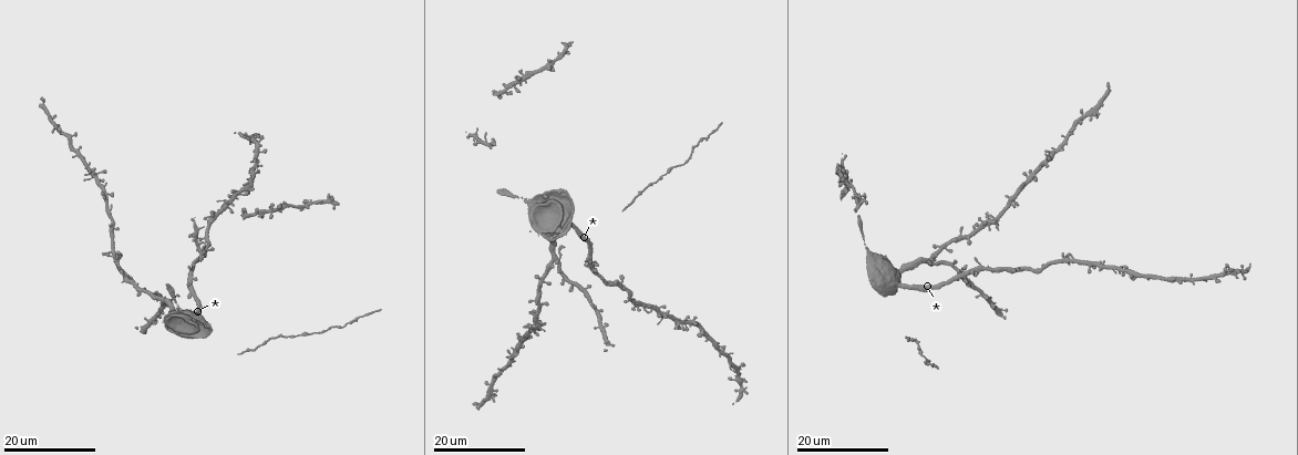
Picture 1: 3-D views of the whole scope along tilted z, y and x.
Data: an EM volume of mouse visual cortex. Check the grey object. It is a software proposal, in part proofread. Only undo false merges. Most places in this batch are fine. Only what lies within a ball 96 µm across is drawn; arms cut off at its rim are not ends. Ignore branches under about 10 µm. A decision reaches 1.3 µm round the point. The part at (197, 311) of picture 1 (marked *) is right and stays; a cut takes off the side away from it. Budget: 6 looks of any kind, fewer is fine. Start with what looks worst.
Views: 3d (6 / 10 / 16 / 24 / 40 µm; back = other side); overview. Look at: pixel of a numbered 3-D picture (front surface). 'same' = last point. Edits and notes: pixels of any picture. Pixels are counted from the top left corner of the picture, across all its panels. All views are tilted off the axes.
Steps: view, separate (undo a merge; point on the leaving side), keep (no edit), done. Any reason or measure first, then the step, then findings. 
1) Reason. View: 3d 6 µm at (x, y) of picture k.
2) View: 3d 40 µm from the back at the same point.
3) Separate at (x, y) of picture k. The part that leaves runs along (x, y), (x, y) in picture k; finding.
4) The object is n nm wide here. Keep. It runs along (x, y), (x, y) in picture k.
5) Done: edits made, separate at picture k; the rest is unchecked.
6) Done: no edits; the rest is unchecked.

Sudden change in width. View: 3d 24 µm at (1007, 203) of picture 1.

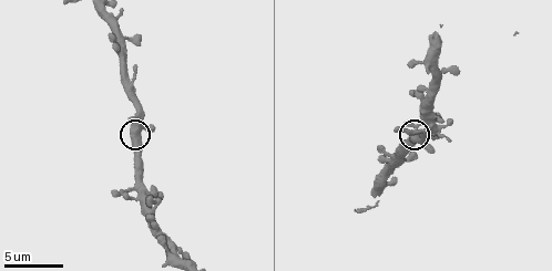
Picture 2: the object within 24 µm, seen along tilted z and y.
View: 3d 6 µm at (135, 131) of picture 2.

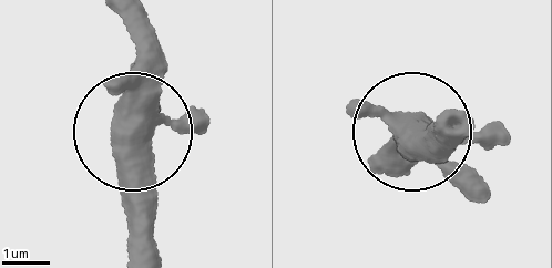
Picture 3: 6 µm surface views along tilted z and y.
Keep. It runs along (141, 245), (129, 143), (150, 22) in picture 3; one neuron here.

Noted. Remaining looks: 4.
Thick turns thin. View: 3d 24 µm at (1197, 281) of picture 1.

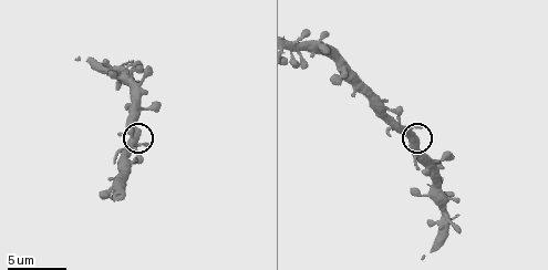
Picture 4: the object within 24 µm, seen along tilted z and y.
Zoom in. View: 3d 10 µm at (410, 141) of picture 4.

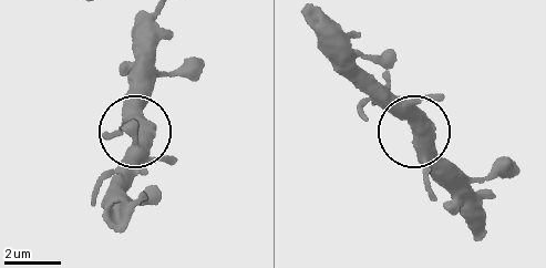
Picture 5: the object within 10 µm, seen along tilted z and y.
The object is 540 nm wide here. Keep. Continuous, no second neuron.

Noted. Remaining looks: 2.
Thin neck. View: 3d 16 µm at (369, 106) of picture 4.

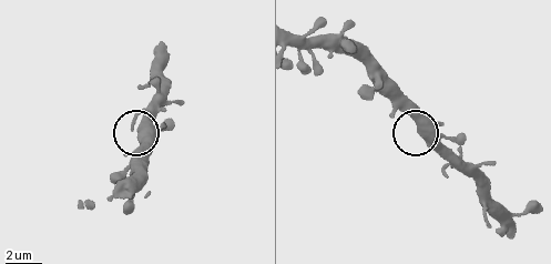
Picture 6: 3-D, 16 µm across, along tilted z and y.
Keep. It runs along (126, 191), (151, 107) in picture 6; continuous, no second neuron.

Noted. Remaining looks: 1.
Done: no edits; the rest is unchecked.

